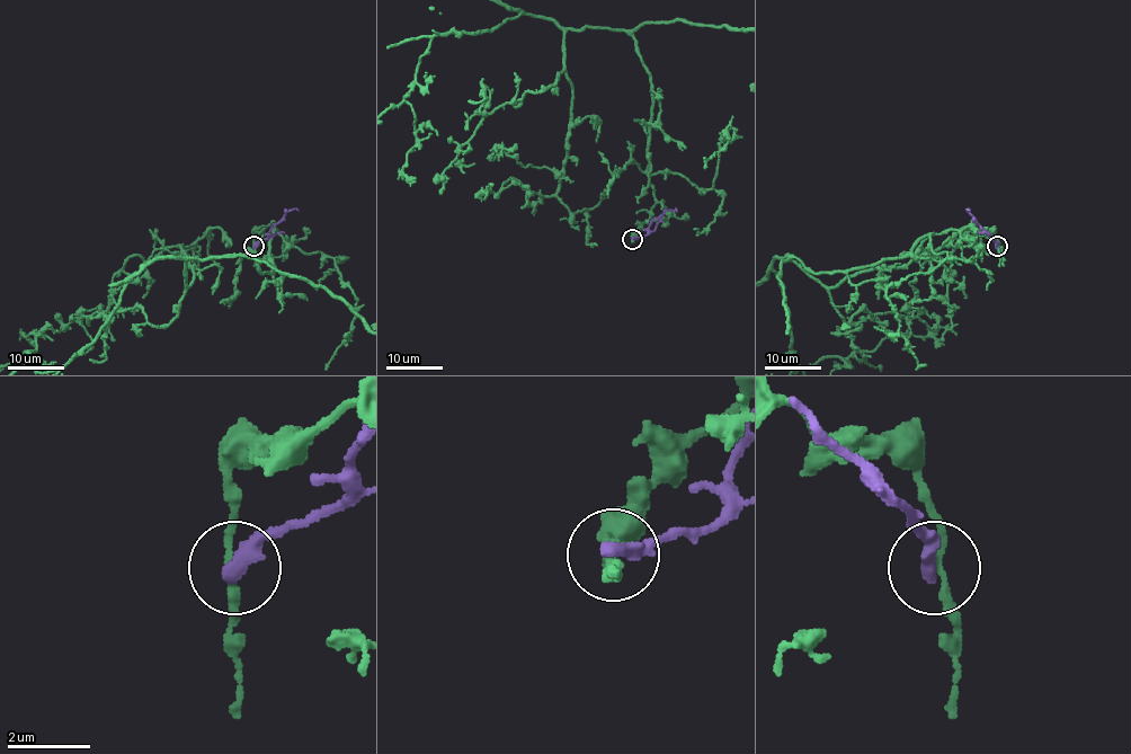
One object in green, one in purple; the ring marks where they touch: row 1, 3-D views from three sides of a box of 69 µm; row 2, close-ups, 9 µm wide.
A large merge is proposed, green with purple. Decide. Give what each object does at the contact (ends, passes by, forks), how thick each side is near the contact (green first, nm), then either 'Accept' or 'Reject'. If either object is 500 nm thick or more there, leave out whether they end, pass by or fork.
At the ring green passes by. At the ring purple ends. Thickness 180 nm (green) against 420 nm. Reject

